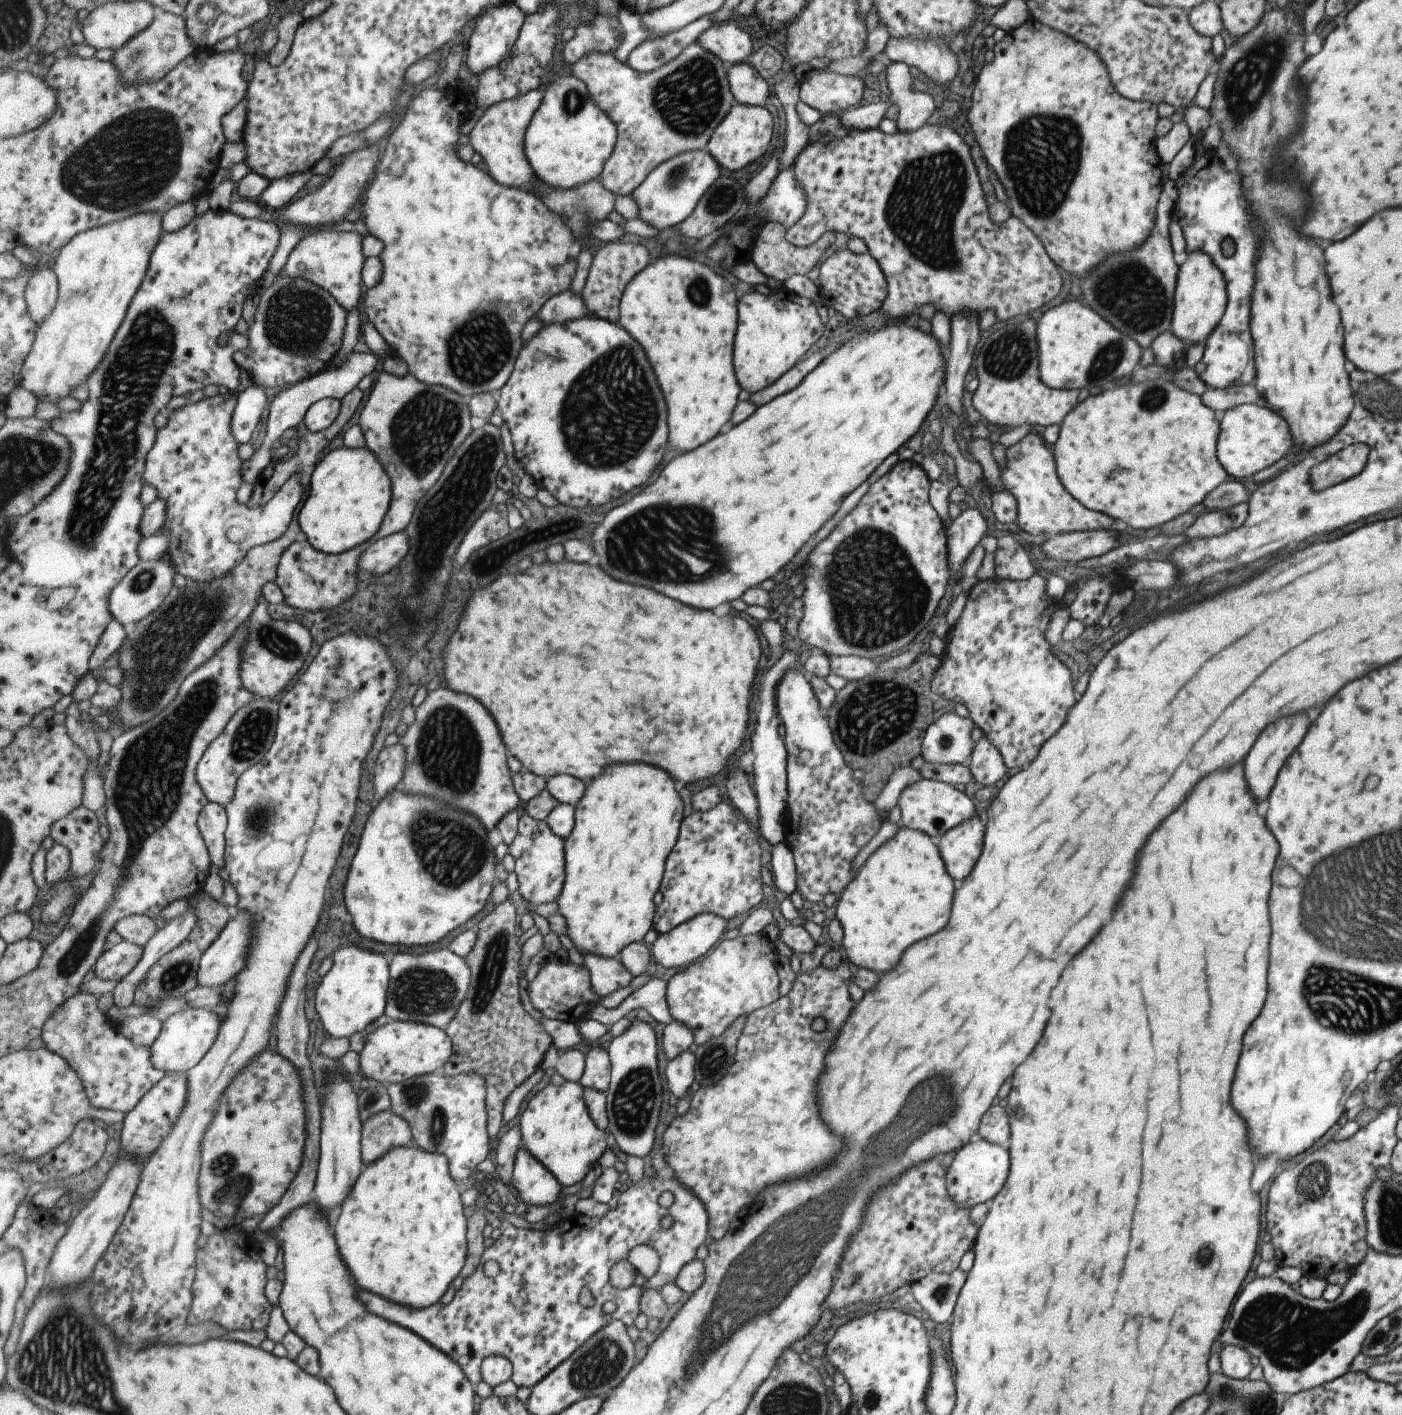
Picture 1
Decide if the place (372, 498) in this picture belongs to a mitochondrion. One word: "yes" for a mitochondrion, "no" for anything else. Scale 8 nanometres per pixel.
no

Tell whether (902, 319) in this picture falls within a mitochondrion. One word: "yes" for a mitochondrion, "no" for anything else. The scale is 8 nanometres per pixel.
no

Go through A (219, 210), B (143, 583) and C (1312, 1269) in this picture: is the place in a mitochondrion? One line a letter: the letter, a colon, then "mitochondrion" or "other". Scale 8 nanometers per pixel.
A: other
B: mitochondrion
C: other

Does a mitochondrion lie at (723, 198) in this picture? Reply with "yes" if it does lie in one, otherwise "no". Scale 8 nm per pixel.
yes

